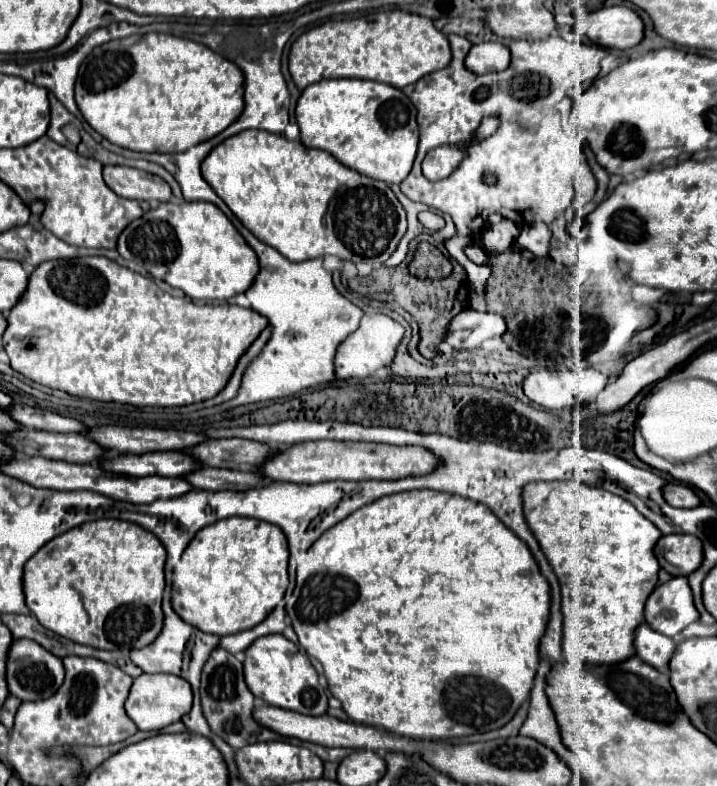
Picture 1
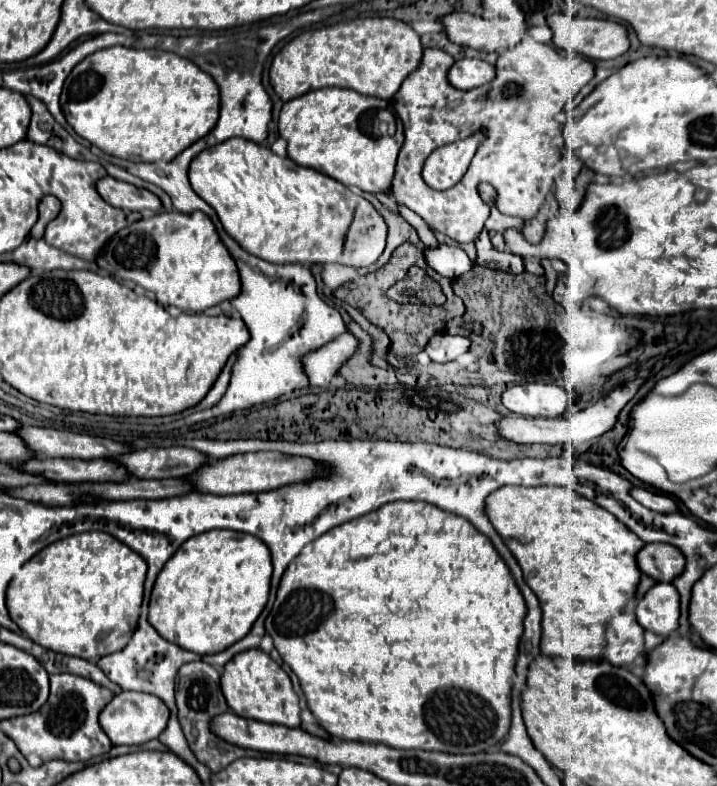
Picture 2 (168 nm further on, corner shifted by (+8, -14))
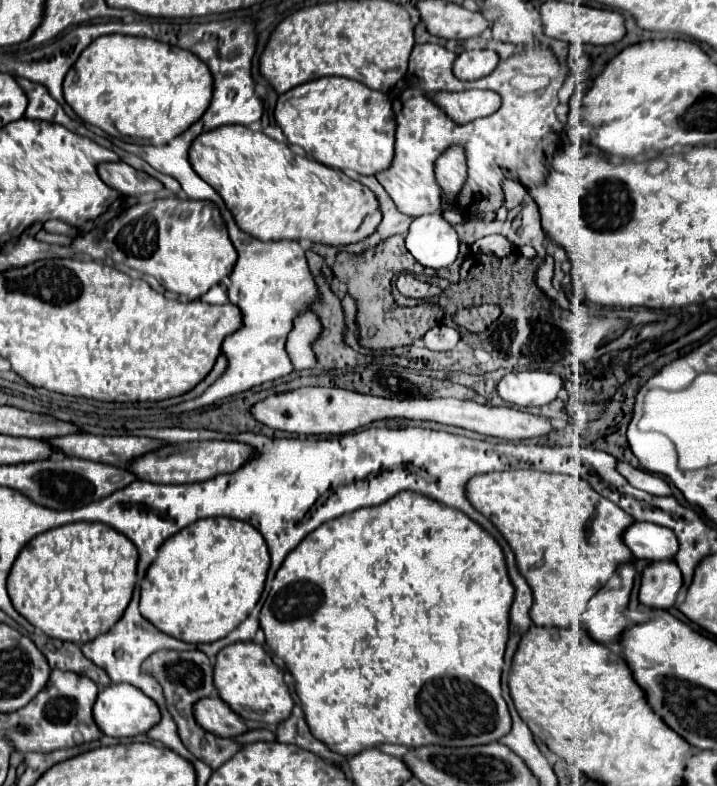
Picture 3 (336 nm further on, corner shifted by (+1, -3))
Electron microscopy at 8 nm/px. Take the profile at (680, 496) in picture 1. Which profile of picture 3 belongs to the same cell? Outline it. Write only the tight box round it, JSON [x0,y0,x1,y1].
[616,462,670,496]

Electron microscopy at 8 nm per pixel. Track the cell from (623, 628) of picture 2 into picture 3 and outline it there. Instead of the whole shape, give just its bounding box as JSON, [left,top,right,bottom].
[582,560,636,642]

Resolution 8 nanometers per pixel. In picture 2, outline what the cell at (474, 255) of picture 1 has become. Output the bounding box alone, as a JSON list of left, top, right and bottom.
[425,245,473,279]

